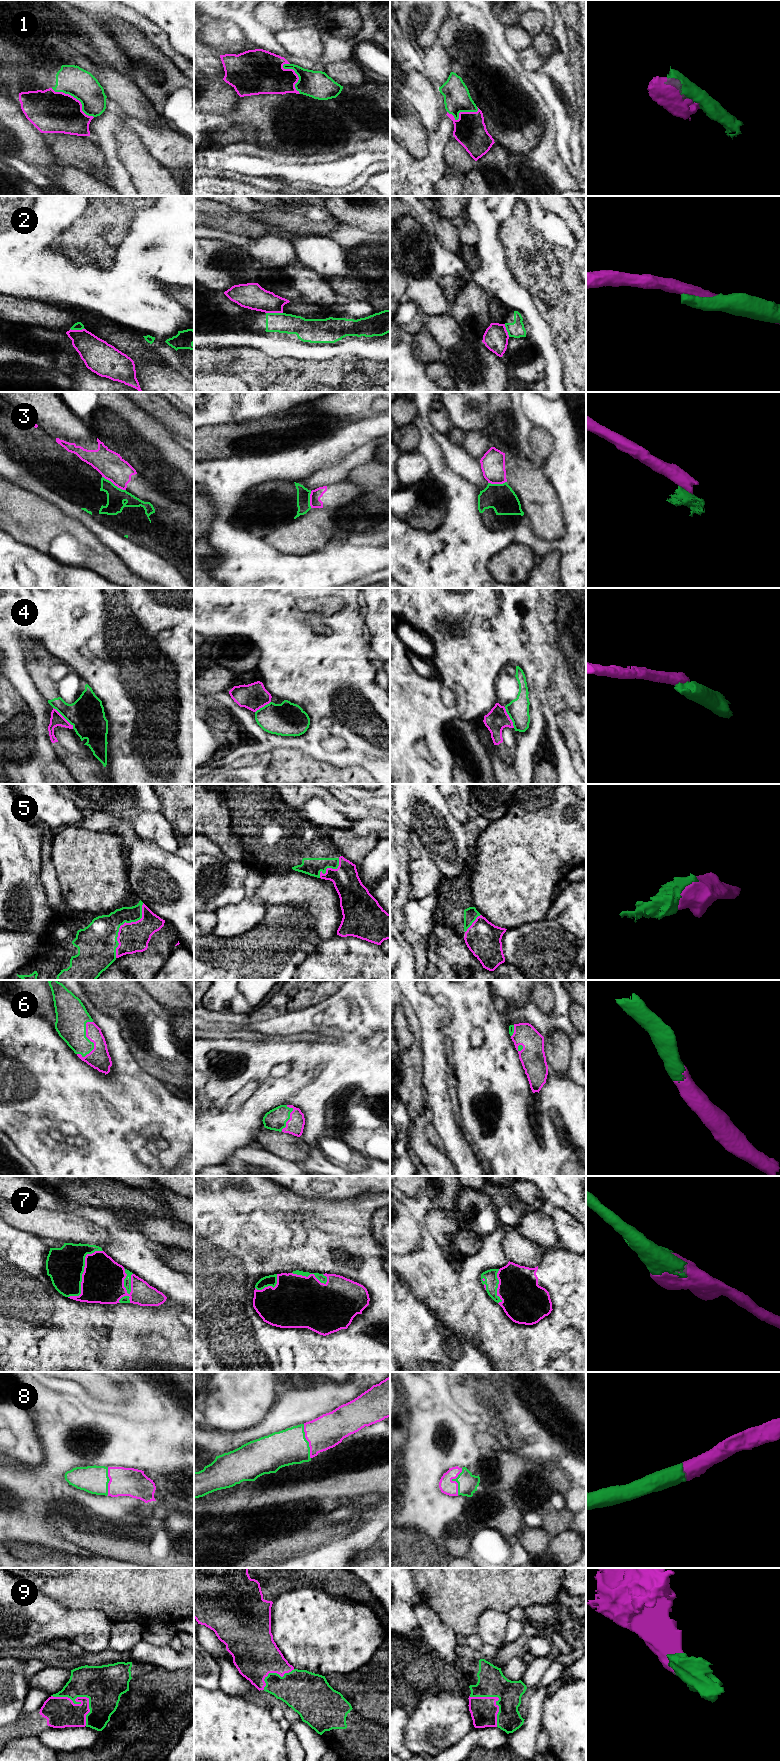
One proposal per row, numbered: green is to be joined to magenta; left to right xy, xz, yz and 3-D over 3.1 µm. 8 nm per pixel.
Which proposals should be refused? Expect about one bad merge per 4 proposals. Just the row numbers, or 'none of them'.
2, 3, 4

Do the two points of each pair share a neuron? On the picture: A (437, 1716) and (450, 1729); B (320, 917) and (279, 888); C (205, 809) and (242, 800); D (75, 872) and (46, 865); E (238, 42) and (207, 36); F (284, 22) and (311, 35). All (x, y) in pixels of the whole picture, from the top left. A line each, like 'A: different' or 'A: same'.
A: same
B: same
C: different
D: different
E: same
F: different

